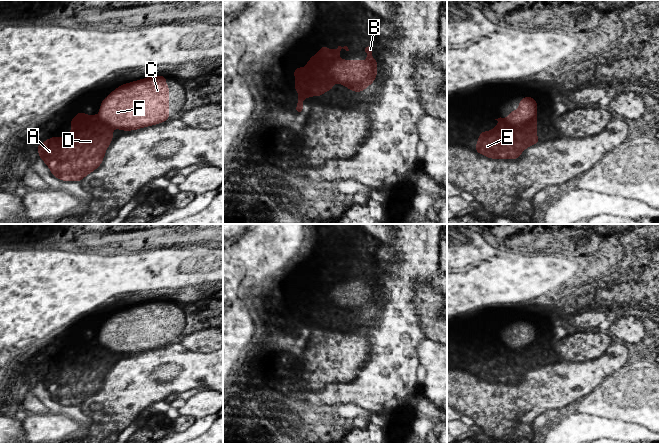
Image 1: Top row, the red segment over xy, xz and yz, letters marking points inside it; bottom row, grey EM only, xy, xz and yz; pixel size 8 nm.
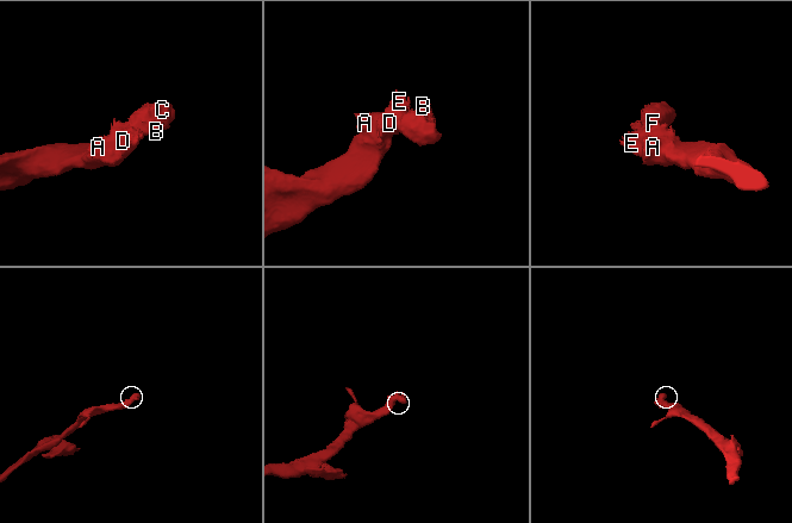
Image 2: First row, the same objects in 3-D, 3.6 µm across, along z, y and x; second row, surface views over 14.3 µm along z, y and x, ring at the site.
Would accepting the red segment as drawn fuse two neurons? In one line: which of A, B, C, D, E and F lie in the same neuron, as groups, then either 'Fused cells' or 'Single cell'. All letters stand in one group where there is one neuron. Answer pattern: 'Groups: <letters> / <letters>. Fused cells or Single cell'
Groups: A B C D E F. Single cell

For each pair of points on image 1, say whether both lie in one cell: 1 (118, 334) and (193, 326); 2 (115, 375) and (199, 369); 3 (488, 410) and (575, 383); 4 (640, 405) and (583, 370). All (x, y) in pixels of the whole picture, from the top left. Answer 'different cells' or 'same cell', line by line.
1: same cell
2: same cell
3: same cell
4: different cells

